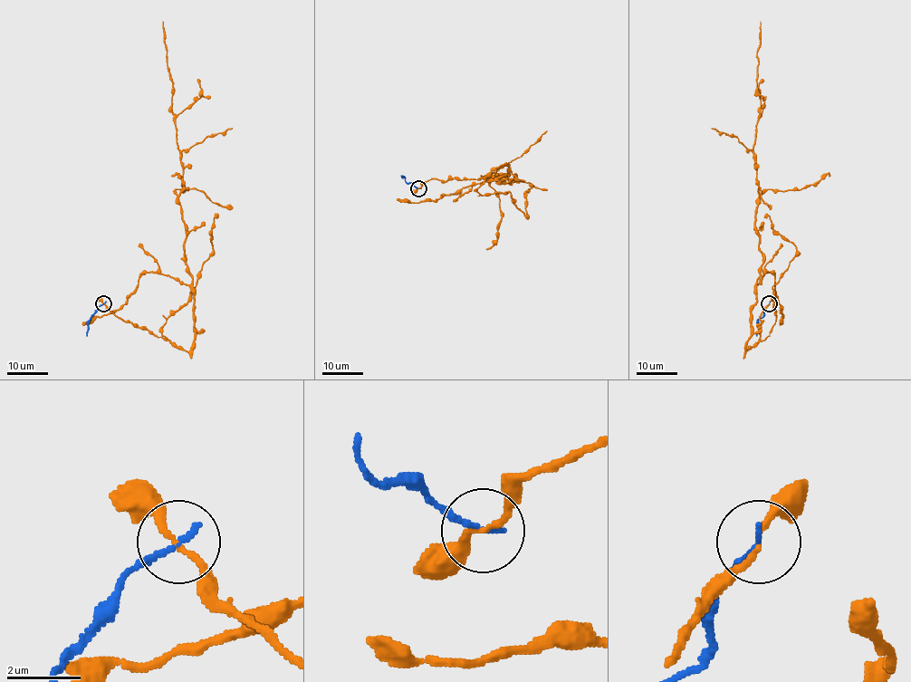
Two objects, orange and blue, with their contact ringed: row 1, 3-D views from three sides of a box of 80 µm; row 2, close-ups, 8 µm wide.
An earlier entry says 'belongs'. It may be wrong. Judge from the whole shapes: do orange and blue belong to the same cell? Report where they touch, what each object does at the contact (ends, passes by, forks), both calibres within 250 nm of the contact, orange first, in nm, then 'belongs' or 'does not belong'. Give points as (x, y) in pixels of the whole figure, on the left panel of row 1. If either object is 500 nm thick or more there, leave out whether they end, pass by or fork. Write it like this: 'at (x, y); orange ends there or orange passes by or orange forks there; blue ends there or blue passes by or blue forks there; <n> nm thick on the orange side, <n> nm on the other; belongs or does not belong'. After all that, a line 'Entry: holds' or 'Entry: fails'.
at (103, 303); orange passes by; blue ends there; 150 nm thick on the orange side, 160 nm on the other; does not belong
Entry: fails

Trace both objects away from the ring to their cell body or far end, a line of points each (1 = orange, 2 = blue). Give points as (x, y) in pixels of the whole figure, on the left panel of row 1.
1: (103, 303), (118, 317), (190, 350), (196, 335), (194, 291), (178, 198), (183, 187), (181, 154), (163, 21)
2: (103, 303), (88, 321), (86, 336)

